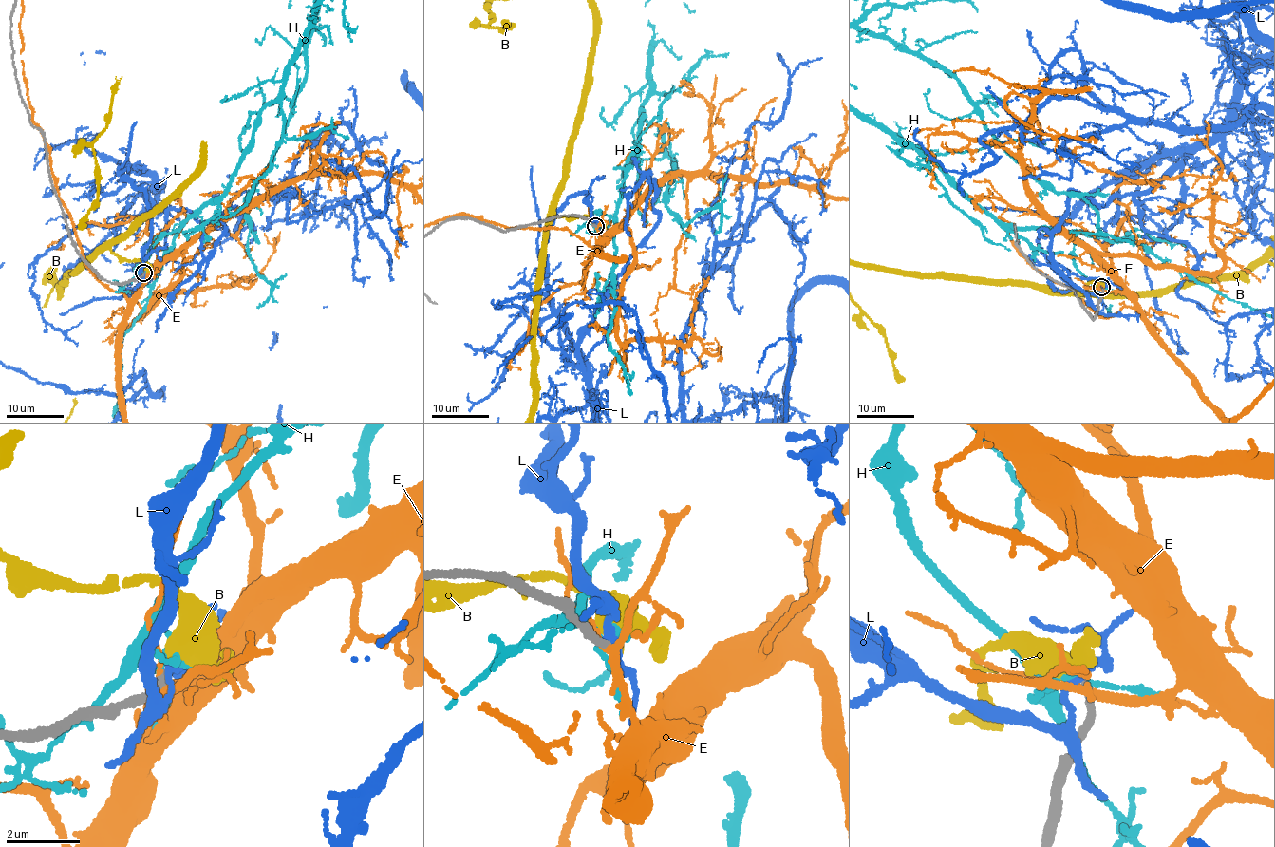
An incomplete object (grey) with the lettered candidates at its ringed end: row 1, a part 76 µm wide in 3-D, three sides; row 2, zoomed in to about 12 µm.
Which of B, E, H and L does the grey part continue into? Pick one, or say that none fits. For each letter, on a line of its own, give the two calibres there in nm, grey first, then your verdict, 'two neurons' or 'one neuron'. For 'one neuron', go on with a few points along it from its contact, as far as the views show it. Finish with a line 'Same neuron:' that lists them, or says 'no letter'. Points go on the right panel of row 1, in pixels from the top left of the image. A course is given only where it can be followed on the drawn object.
B: 190 nm thick on the grey side, 420 nm on the other; two neurons
E: 240 nm thick on the grey side, 170 nm on the other; two neurons
H: 200 nm thick on the grey side, 120 nm on the other; two neurons
L: 200 nm thick on the grey side, 200 nm on the other; two neurons
Same neuron: no letter

